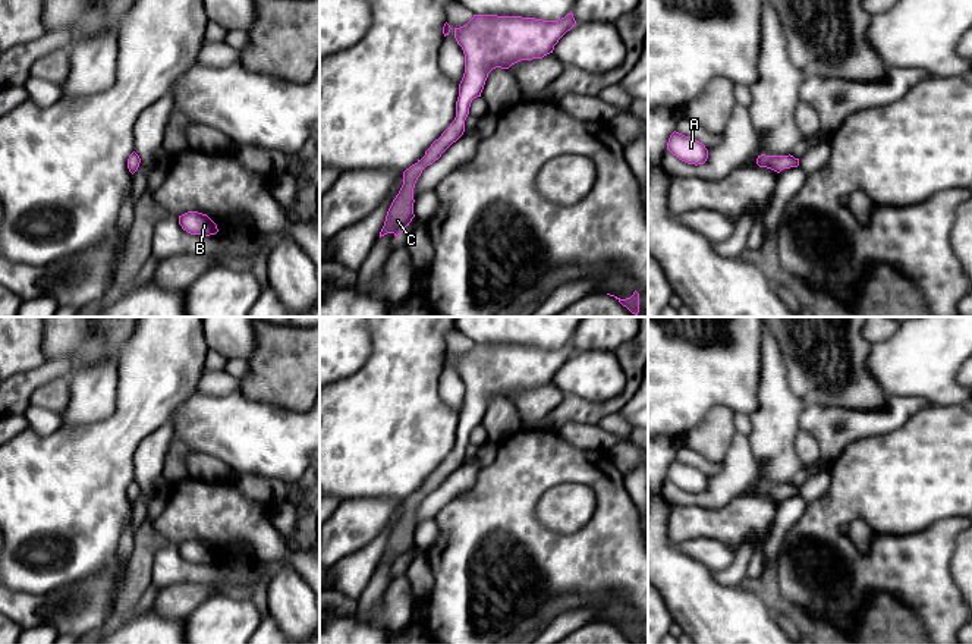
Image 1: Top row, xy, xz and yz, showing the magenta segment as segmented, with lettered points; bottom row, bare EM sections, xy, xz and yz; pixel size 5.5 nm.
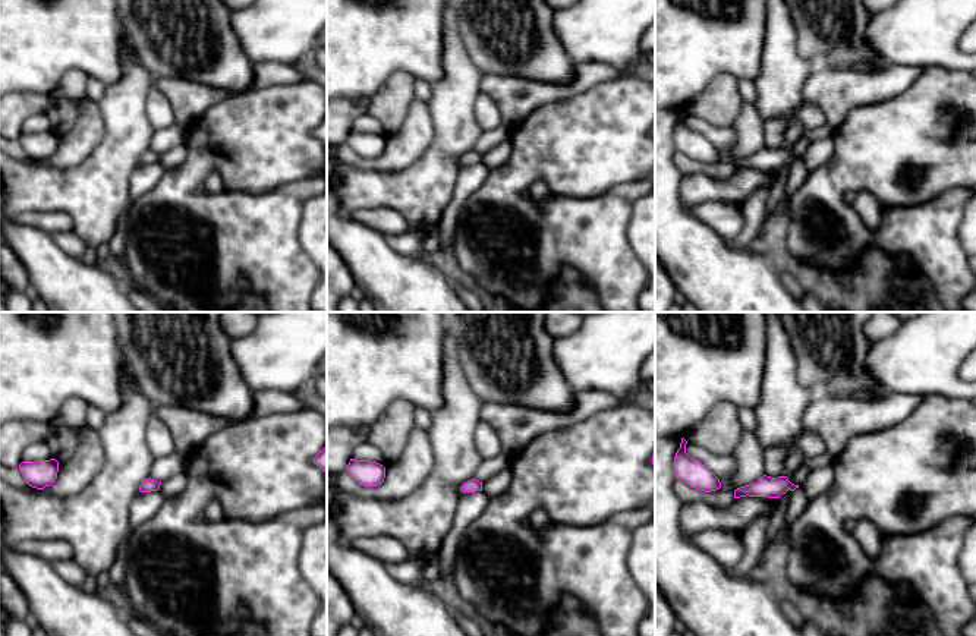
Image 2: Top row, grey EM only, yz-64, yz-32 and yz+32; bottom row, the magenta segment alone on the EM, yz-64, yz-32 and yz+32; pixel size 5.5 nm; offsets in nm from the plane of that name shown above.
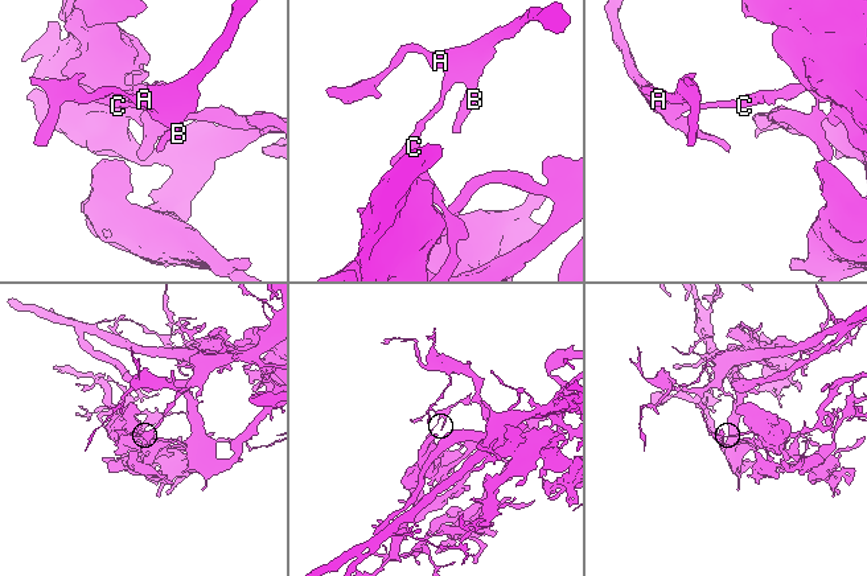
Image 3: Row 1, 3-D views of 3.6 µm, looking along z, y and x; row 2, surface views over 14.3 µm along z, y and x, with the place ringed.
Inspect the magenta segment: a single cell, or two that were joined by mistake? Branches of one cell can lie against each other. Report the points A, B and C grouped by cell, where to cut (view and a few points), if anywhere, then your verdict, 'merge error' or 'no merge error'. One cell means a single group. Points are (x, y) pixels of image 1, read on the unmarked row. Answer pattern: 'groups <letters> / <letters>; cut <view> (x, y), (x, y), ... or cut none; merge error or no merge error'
groups A B / C; cut yz (786, 484), (780, 498); merge error

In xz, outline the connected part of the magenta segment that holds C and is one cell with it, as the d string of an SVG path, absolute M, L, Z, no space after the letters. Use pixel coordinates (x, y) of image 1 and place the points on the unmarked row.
M453 449L441 465L435 468L425 480L425 484L403 500L403 513L387 540L380 566L387 562L393 562L397 566L403 557L409 555L415 546L413 516L418 506L421 505L422 499L438 489L441 483L463 464L463 461L465 452L460 453L457 449Z

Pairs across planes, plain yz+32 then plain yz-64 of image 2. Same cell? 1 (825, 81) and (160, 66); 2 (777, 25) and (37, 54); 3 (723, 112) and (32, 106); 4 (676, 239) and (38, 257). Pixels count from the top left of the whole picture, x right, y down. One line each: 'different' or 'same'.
1: different
2: different
3: different
4: same

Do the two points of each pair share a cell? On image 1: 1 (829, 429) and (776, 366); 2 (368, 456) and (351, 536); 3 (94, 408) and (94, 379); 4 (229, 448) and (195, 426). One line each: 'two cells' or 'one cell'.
1: two cells
2: two cells
3: one cell
4: one cell

